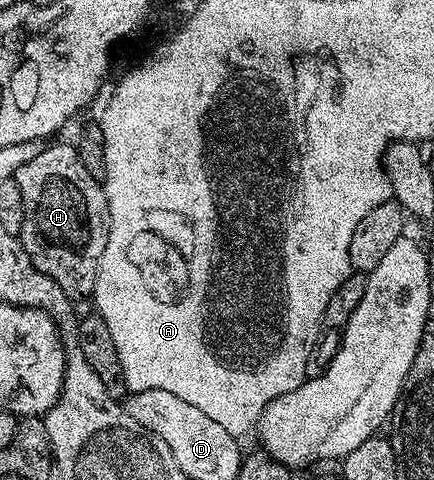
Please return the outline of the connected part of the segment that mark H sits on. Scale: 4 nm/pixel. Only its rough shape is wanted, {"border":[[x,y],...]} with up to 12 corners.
{"border":[[77,148],[17,172],[36,268],[93,295],[108,244],[103,183]]}

